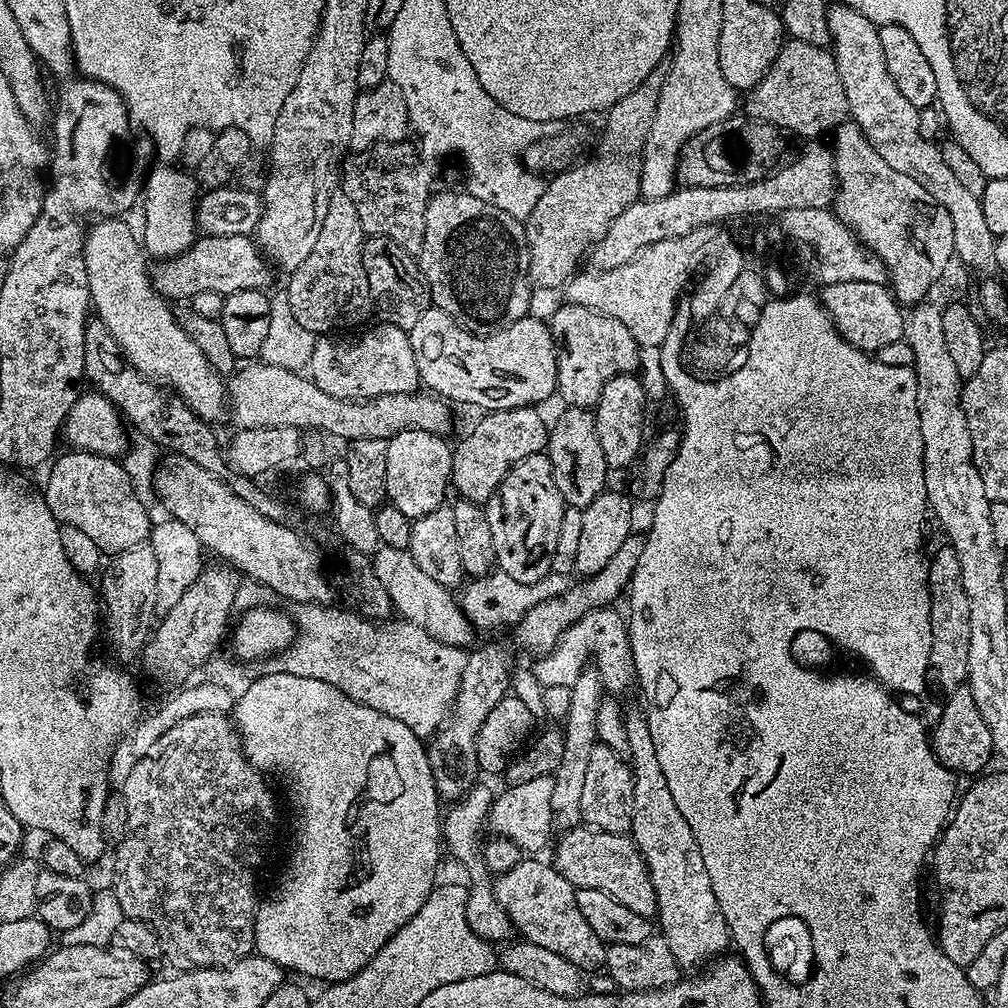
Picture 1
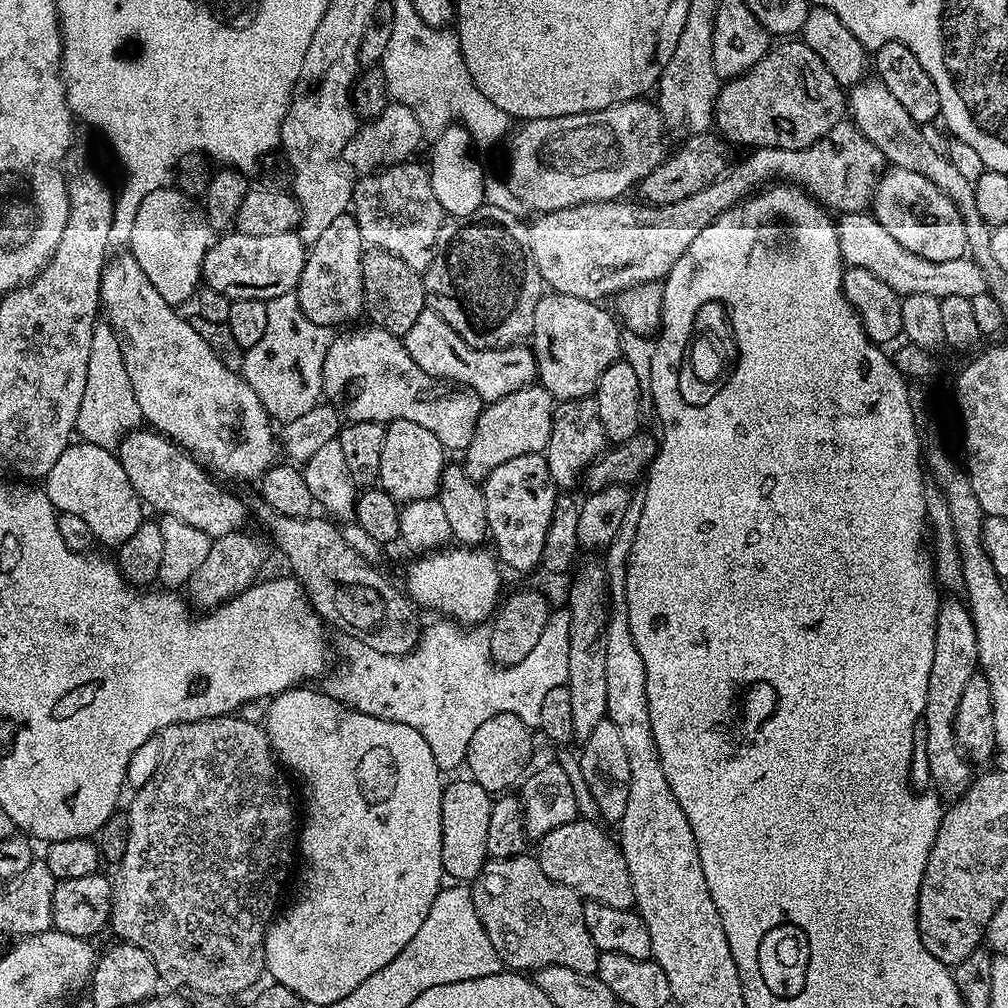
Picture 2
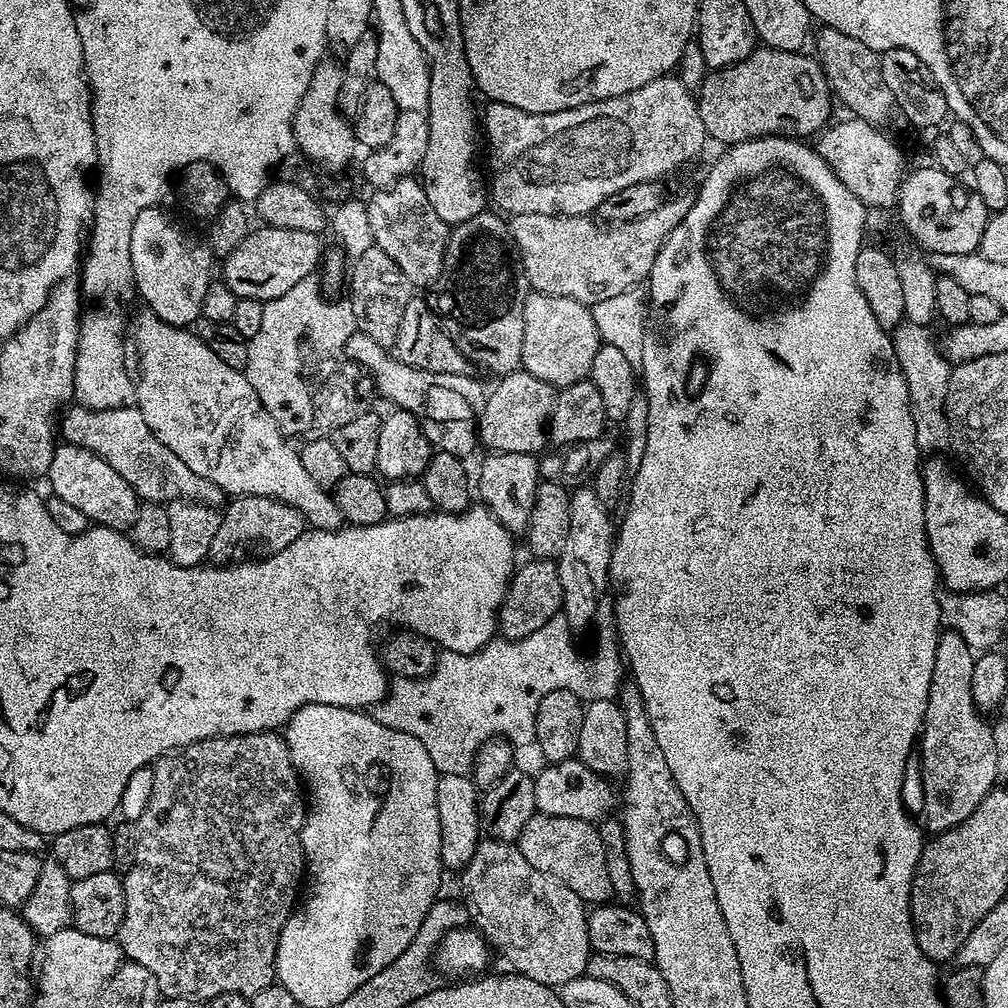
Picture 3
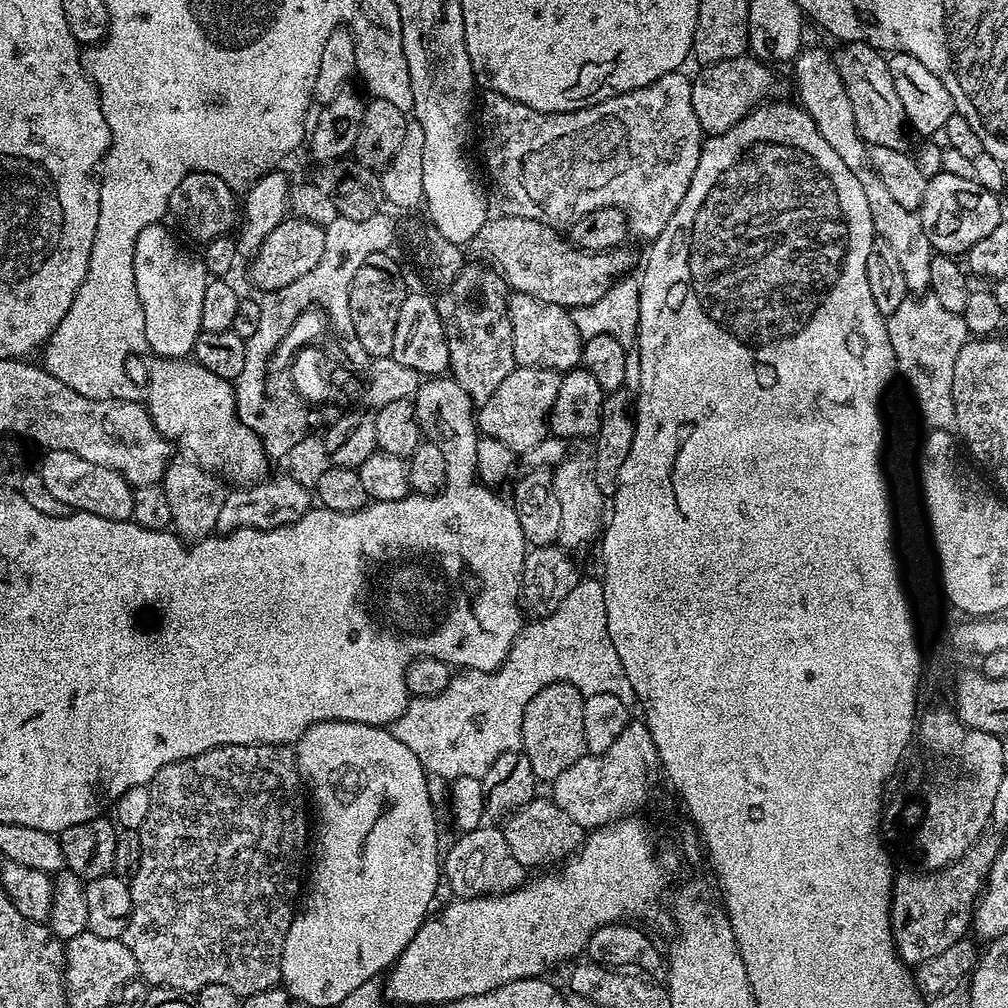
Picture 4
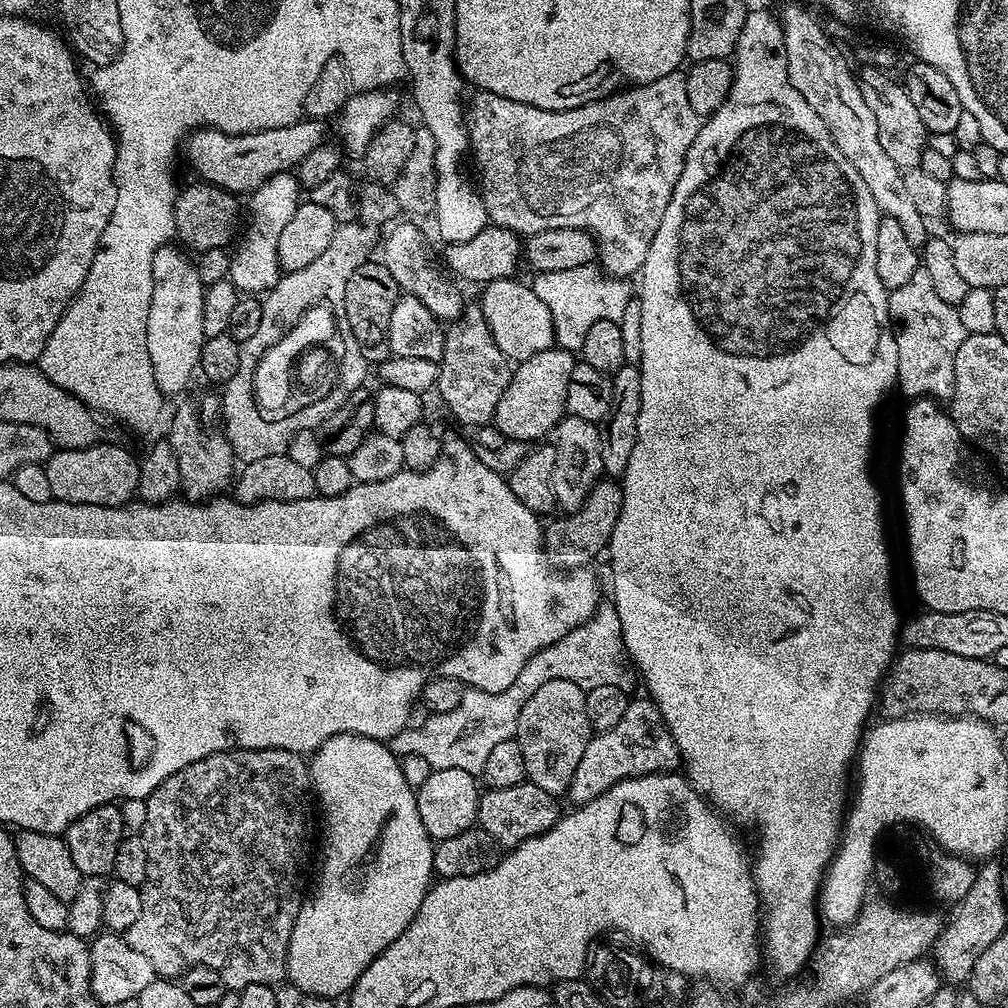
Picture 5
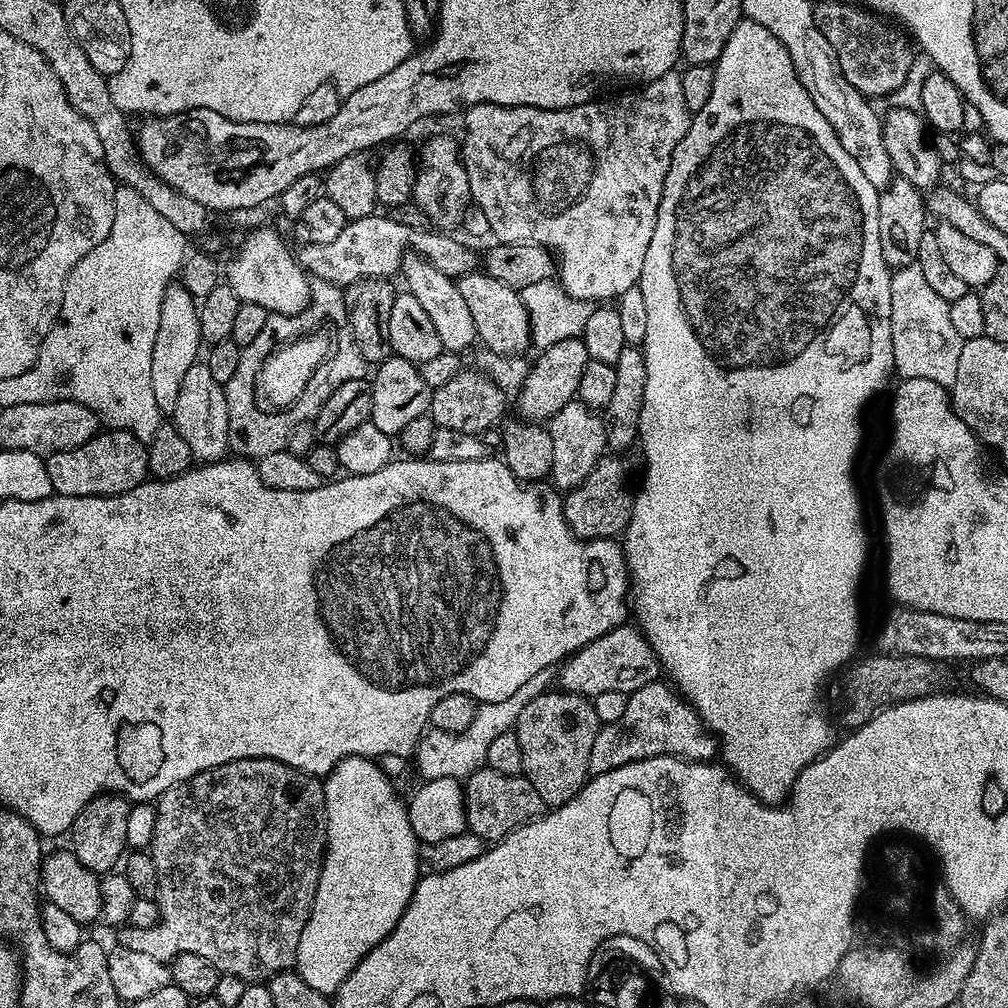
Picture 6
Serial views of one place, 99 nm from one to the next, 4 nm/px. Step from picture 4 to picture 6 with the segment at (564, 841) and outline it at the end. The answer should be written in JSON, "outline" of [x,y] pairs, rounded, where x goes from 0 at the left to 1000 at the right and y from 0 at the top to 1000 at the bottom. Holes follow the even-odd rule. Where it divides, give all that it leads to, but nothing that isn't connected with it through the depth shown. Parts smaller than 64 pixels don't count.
{"outline":[[[481,760],[472,766],[467,766],[459,775],[459,779],[460,799],[464,813],[463,824],[477,829],[482,835],[498,832],[502,827],[537,809],[542,802],[538,792],[534,792],[534,784],[526,780],[526,776],[519,768],[492,767],[488,762]]]}

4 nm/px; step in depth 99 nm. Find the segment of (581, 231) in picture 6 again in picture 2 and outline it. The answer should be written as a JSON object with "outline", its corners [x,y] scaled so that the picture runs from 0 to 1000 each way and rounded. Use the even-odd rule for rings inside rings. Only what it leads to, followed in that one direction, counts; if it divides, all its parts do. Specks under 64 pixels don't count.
{"outline":[[[643,97],[622,99],[604,107],[589,109],[588,111],[578,111],[577,113],[565,113],[564,115],[555,115],[554,117],[521,119],[513,127],[516,128],[513,131],[511,128],[506,135],[508,144],[504,147],[504,175],[502,174],[502,182],[504,188],[510,192],[510,196],[514,196],[514,200],[518,200],[521,207],[528,209],[529,206],[529,211],[532,212],[549,210],[550,208],[558,208],[559,206],[567,206],[571,202],[590,202],[596,198],[610,198],[618,195],[620,193],[618,190],[626,183],[627,186],[634,184],[636,177],[641,173],[645,173],[645,169],[649,169],[649,165],[653,165],[661,154],[661,148],[659,148],[659,131],[661,132],[659,114],[655,112],[654,106]]]}

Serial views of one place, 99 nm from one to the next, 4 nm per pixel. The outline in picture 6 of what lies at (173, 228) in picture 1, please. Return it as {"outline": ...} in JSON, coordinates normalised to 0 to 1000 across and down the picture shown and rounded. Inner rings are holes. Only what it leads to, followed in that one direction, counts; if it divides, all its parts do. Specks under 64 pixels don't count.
{"outline":[[[179,280],[167,283],[161,296],[161,310],[157,315],[157,327],[153,335],[153,355],[149,355],[149,384],[153,387],[153,399],[160,410],[170,411],[177,399],[177,390],[185,367],[196,359],[194,353],[200,349],[198,324],[194,307],[196,298],[183,287]]]}

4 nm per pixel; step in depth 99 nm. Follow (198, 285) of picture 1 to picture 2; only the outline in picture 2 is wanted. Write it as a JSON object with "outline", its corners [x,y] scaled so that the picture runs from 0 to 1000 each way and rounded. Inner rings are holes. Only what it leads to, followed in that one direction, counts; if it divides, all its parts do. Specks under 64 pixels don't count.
{"outline":[[[230,228],[219,233],[204,248],[198,268],[200,282],[208,288],[216,288],[216,292],[224,292],[228,299],[256,297],[265,300],[285,290],[293,290],[303,253],[304,243],[293,229],[240,232]]]}

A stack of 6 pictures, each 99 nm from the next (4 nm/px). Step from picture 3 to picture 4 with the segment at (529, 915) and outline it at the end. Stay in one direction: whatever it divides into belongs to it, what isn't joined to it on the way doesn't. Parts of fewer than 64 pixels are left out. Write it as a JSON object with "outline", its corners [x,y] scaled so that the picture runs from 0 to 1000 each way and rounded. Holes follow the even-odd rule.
{"outline":[[[477,819],[465,825],[455,826],[448,838],[443,838],[438,849],[438,869],[448,880],[448,889],[463,891],[466,889],[491,889],[497,885],[505,885],[507,881],[515,881],[522,872],[519,857],[506,847],[506,839],[502,839],[499,824],[495,820]]]}

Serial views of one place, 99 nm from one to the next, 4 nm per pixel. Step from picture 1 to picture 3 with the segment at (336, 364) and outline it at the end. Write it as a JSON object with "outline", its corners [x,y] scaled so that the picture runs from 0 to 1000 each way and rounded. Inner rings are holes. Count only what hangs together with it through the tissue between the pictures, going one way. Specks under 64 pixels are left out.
{"outline":[[[353,328],[346,335],[341,344],[341,352],[344,356],[357,361],[362,370],[369,369],[369,377],[373,385],[385,397],[390,397],[390,402],[395,403],[398,409],[409,409],[416,417],[421,434],[429,438],[430,441],[438,448],[445,448],[457,454],[463,453],[463,448],[474,444],[474,422],[476,412],[480,406],[482,396],[482,385],[479,385],[468,371],[431,371],[427,367],[415,367],[411,363],[403,363],[394,357],[386,346],[375,343],[371,335],[363,335],[363,331]]]}

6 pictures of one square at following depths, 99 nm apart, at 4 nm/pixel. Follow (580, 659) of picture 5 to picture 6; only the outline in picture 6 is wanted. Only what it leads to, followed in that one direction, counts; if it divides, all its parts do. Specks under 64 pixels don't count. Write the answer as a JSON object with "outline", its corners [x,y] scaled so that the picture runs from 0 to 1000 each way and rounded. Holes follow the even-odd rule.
{"outline":[[[547,666],[535,667],[530,669],[530,673],[524,674],[519,681],[514,681],[514,685],[510,685],[510,688],[506,688],[506,692],[502,692],[498,696],[476,698],[470,708],[470,716],[466,716],[466,720],[462,720],[462,724],[439,726],[434,722],[429,722],[422,725],[421,729],[417,731],[417,737],[411,743],[413,762],[418,766],[418,771],[421,774],[450,772],[459,775],[467,766],[481,761],[483,744],[489,738],[490,732],[511,723],[514,708],[518,708],[522,696],[526,696],[537,690],[539,687],[545,686],[547,679],[544,678],[547,675],[549,678],[550,671]]]}

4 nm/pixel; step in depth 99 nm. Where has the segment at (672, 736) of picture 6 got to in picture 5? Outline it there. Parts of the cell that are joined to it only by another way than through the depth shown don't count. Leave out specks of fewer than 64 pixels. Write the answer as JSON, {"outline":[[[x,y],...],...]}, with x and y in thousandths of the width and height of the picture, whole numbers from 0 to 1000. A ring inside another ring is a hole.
{"outline":[[[646,692],[638,693],[624,693],[621,708],[613,712],[613,720],[588,729],[577,747],[577,756],[573,756],[573,764],[569,764],[569,772],[562,787],[563,793],[568,794],[568,799],[585,796],[618,774],[650,766],[669,766],[676,761],[671,733],[665,728],[653,700]]]}

